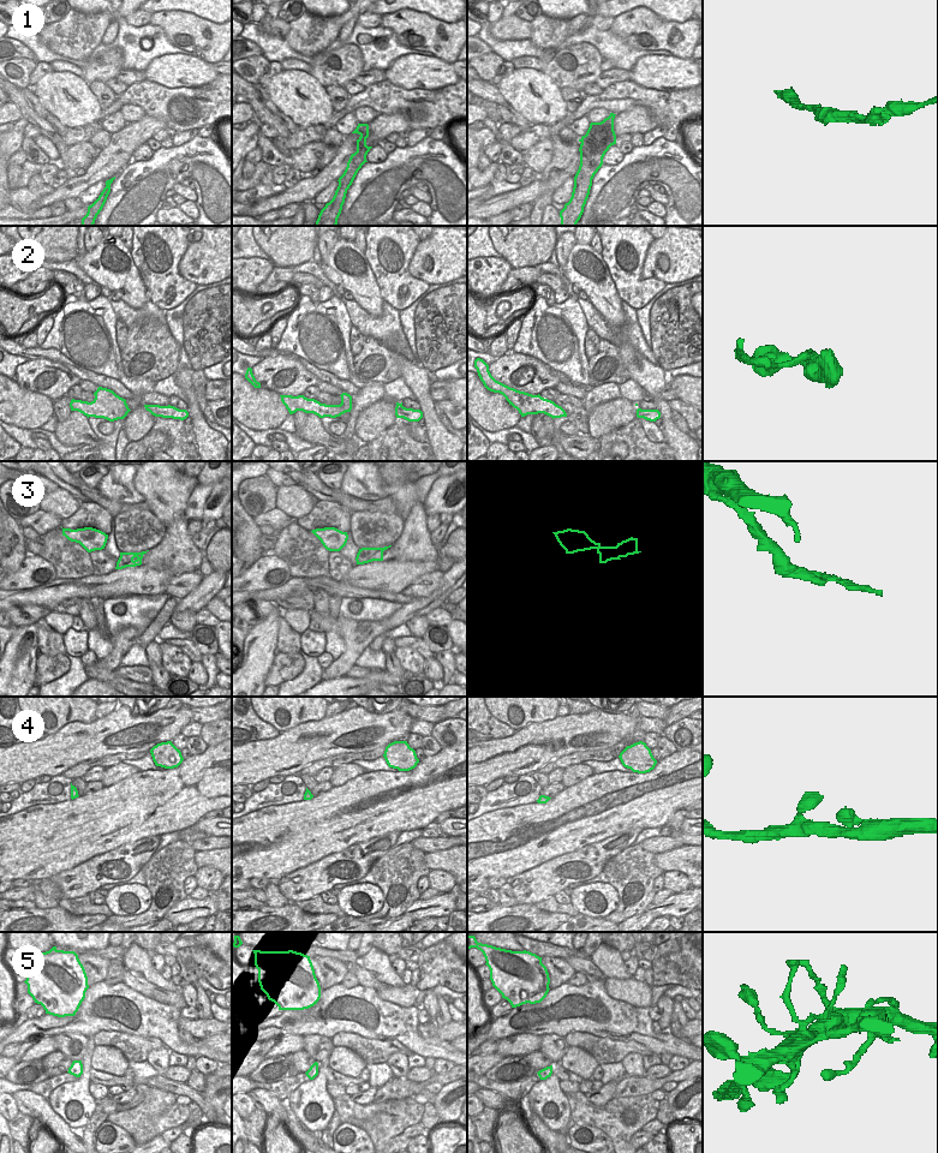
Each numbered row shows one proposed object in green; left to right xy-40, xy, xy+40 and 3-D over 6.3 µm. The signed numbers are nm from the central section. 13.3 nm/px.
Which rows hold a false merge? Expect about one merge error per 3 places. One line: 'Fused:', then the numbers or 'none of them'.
Fused: 1.

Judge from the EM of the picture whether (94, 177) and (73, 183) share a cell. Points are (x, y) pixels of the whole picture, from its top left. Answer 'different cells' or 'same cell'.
same cell

